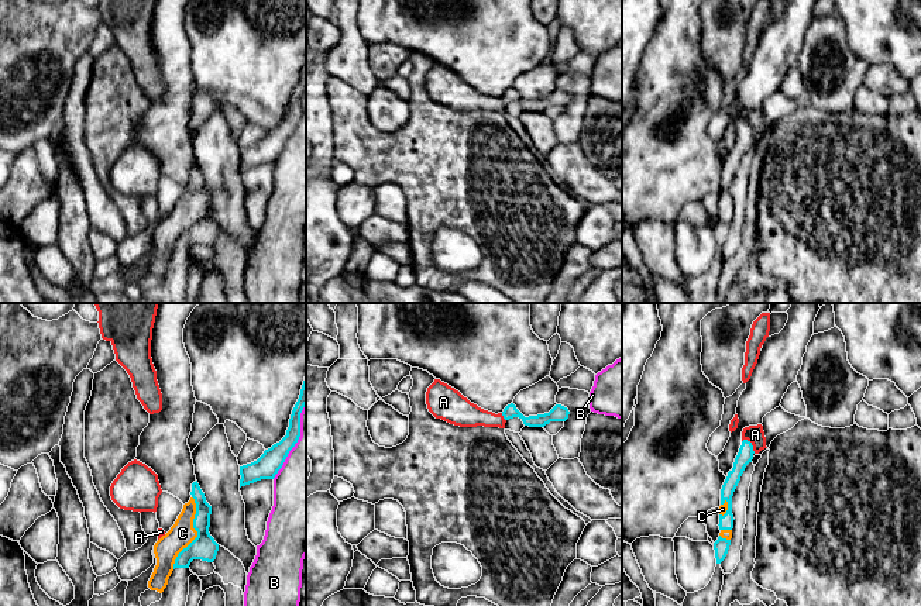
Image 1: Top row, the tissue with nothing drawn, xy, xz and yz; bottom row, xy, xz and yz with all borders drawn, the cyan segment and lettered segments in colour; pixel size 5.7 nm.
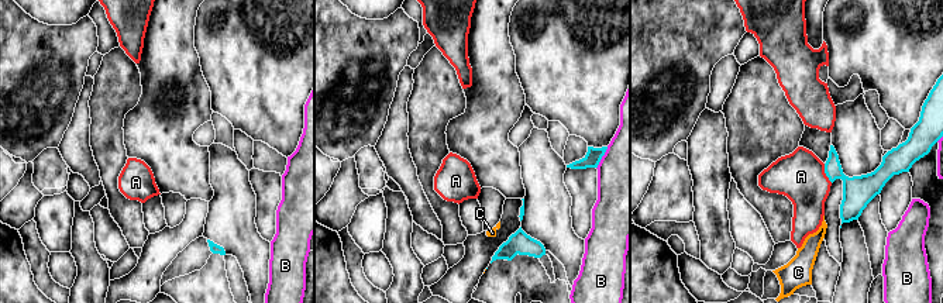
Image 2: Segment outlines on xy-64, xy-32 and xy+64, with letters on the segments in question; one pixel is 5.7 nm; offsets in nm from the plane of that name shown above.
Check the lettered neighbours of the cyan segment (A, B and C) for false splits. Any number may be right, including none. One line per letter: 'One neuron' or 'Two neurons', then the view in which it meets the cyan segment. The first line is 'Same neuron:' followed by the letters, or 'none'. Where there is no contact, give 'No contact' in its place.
Same neuron: C
A: Two neurons. Touches cyan in yz
B: Two neurons. Touches cyan in xy
C: One neuron. Touches cyan in xy

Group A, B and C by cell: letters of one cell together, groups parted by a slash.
A / B / C

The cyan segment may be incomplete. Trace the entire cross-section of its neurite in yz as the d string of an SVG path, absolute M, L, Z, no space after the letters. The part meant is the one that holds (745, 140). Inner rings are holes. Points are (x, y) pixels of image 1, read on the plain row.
M743 124L739 137L735 142L733 152L728 156L728 161L721 173L721 190L719 190L719 221L714 227L716 248L721 248L729 234L732 213L733 213L733 199L732 199L732 180L740 165L740 161L749 147L753 144L753 130L750 125Z

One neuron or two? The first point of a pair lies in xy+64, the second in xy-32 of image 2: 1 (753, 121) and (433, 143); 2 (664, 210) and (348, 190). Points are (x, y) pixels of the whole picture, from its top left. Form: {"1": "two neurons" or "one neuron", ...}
{"1": "one neuron", "2": "one neuron"}

